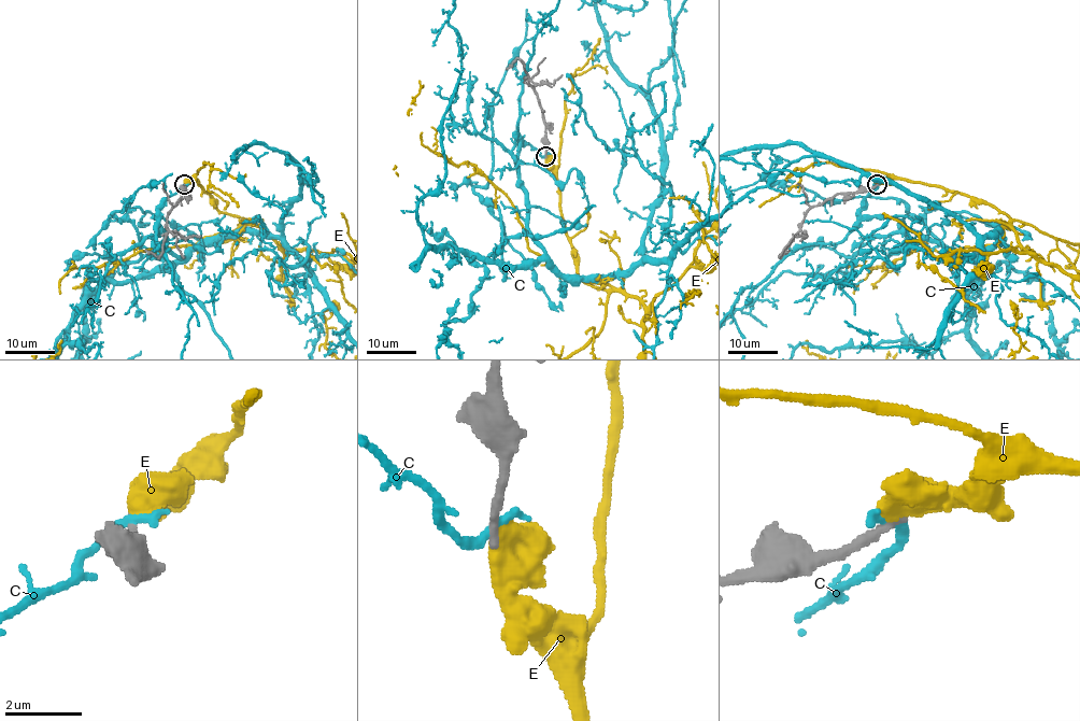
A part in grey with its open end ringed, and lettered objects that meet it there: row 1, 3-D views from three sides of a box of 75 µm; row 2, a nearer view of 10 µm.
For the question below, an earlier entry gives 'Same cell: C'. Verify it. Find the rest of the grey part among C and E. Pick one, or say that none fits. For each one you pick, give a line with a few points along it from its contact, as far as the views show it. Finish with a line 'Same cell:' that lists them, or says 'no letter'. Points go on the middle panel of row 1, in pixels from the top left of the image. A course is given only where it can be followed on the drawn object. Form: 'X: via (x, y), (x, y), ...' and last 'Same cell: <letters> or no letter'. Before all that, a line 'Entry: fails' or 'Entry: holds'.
Entry: fails
Same cell: E

